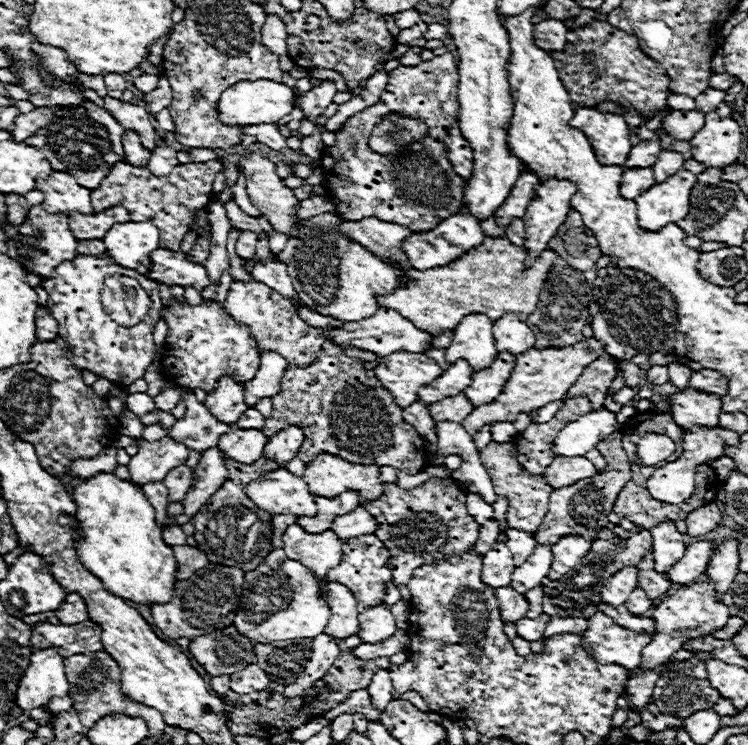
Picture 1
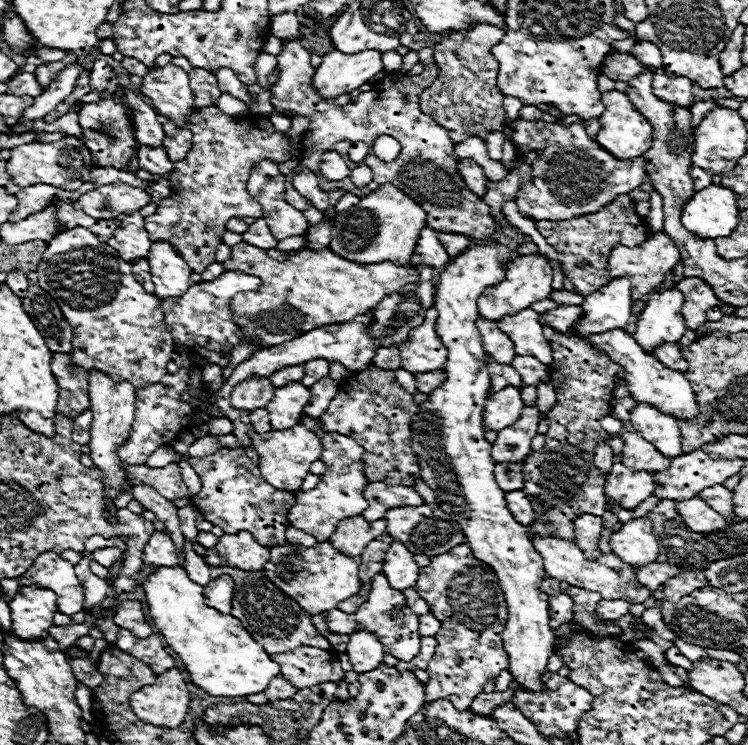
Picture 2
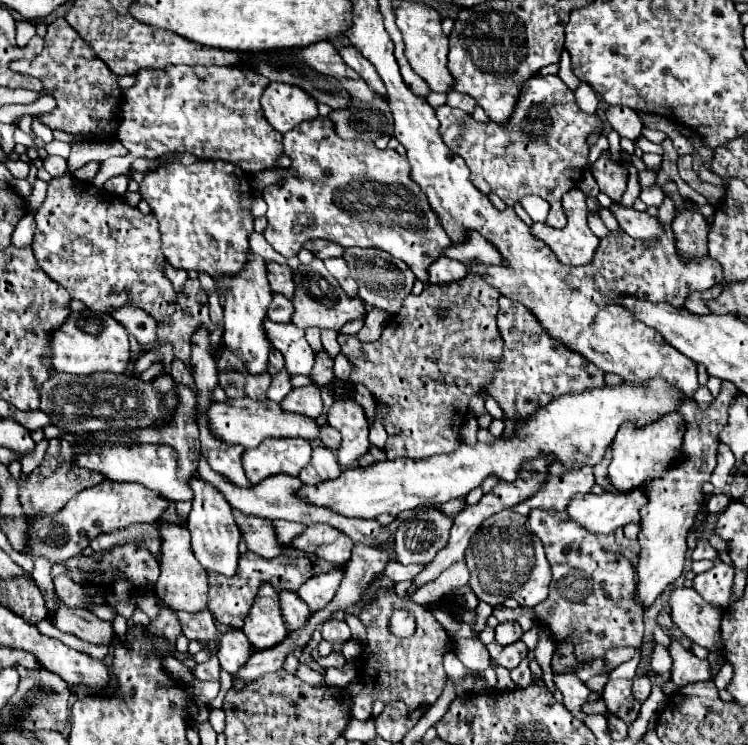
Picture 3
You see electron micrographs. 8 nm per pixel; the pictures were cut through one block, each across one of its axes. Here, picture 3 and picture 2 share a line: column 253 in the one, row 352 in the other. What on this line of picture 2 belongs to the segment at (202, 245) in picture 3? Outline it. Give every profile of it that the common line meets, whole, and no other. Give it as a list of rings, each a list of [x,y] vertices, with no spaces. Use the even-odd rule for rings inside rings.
[[[226,270],[218,278],[210,282],[198,282],[188,288],[186,294],[174,296],[174,298],[162,298],[160,306],[164,308],[164,324],[170,330],[174,342],[178,348],[188,348],[188,350],[214,350],[214,352],[226,352],[230,354],[236,344],[250,342],[256,348],[266,348],[262,342],[246,338],[238,324],[232,320],[232,308],[230,300],[240,294],[240,292],[250,292],[260,288],[260,278],[236,270]]]

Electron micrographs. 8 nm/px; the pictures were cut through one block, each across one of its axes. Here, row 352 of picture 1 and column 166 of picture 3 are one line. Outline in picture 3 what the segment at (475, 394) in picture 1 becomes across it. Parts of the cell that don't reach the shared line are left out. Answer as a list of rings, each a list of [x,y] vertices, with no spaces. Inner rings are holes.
[[[104,480],[94,488],[86,488],[86,492],[78,492],[58,516],[28,520],[30,524],[30,556],[46,556],[52,564],[64,564],[66,560],[78,556],[92,538],[98,534],[114,532],[126,528],[130,524],[154,524],[168,508],[168,500],[158,492],[150,492],[140,484],[118,484]]]

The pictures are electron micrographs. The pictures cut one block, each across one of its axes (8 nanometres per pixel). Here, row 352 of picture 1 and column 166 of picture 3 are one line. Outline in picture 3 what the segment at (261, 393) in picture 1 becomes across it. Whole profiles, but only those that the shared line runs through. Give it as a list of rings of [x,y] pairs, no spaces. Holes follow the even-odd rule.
[[[166,262],[166,266],[164,266],[164,276],[166,276],[166,278],[172,282],[174,290],[176,290],[178,286],[182,286],[182,284],[188,280],[188,274],[186,274],[184,270],[178,270],[178,268],[170,266],[168,262]]]

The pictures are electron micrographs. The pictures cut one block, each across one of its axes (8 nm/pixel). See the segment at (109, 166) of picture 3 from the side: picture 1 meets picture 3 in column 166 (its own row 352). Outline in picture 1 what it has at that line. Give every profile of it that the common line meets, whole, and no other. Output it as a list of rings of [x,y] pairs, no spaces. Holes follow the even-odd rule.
[[[110,254],[104,256],[76,256],[74,260],[62,262],[48,280],[42,280],[42,288],[48,292],[48,308],[52,316],[56,316],[58,322],[58,334],[66,342],[68,358],[72,364],[80,370],[90,370],[92,374],[112,380],[120,386],[130,386],[134,380],[144,378],[146,368],[154,362],[154,326],[160,320],[162,300],[156,290],[154,304],[150,304],[150,310],[146,318],[136,324],[134,328],[118,326],[100,304],[100,286],[104,278],[114,274],[128,274],[132,272],[124,266],[120,266]]]

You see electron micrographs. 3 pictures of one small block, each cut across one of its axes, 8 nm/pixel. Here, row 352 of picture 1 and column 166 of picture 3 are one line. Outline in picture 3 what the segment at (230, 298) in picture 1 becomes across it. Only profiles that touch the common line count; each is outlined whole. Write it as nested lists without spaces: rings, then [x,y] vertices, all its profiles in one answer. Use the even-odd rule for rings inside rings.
[[[70,174],[52,178],[48,184],[48,194],[42,206],[34,214],[36,234],[32,242],[34,256],[40,268],[60,286],[64,286],[72,298],[80,300],[88,310],[112,314],[122,308],[122,304],[134,304],[148,312],[156,322],[166,320],[174,312],[176,290],[164,276],[166,258],[160,250],[160,230],[154,214],[142,214],[138,208],[126,204],[118,194],[104,192],[94,184],[84,184]]]

